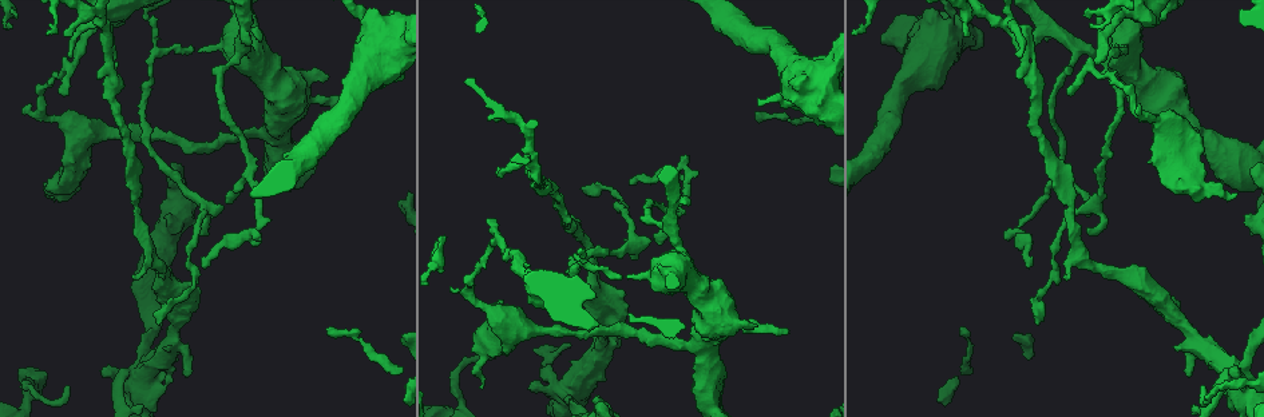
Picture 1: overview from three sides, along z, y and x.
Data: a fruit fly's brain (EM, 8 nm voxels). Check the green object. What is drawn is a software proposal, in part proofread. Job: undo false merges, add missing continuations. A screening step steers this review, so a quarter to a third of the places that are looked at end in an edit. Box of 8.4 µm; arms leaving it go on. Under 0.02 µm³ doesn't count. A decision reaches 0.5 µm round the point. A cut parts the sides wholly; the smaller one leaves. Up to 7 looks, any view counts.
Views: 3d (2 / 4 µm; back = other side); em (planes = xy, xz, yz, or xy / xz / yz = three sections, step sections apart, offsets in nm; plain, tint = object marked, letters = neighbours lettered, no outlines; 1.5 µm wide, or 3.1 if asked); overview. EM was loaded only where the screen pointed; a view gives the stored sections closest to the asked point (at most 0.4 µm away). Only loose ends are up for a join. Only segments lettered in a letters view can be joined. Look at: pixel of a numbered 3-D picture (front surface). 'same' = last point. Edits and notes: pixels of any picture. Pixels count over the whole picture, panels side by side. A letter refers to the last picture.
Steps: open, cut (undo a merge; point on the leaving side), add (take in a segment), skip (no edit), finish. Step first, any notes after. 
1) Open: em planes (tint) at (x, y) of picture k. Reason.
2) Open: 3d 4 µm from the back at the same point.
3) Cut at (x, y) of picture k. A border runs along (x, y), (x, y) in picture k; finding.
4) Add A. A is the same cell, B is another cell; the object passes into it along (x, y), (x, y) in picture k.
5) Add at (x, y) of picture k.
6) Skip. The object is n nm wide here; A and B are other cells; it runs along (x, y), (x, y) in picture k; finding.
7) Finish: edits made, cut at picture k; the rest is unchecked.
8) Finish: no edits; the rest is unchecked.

Open: 3d 4 µm from the back at (1052, 284) of picture 1.

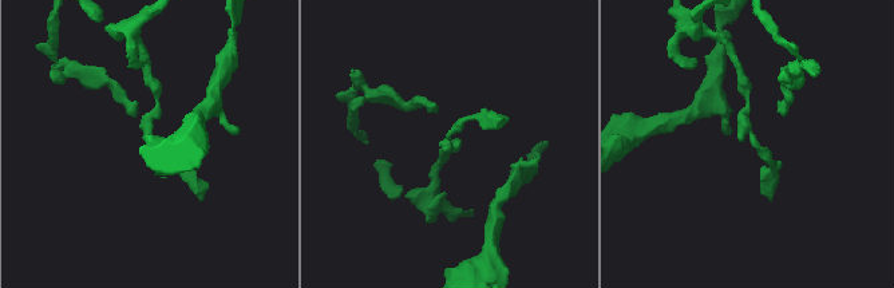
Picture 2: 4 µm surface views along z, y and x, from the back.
Open: em xy step 8 (tint) at (446, 139) of picture 2.

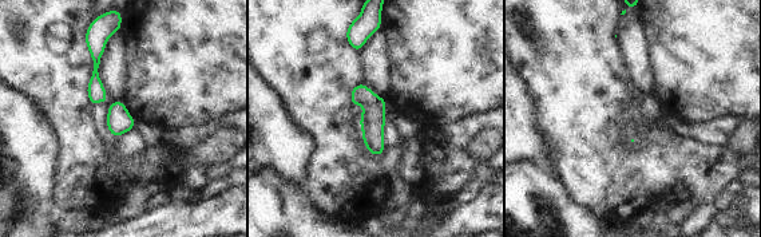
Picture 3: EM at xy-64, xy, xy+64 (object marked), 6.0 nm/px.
Open: em yz step 8 (letters) at the same point.

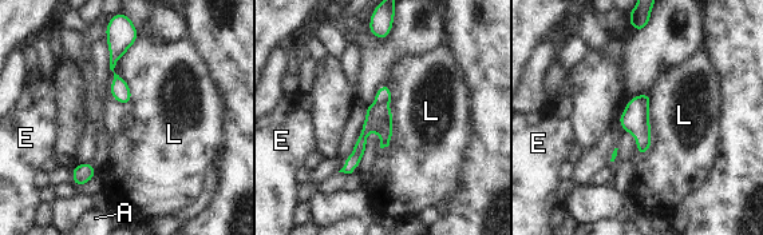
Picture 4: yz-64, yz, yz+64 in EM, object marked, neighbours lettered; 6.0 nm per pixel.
Cut at (635, 119) of picture 4. A, E and L are other cells; a border runs along (639, 96), (647, 110) in picture 4; a second neuron is stuck on.

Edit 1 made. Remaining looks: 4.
Open: 3d 4 µm at (565, 395) of picture 1. Sharp bend.

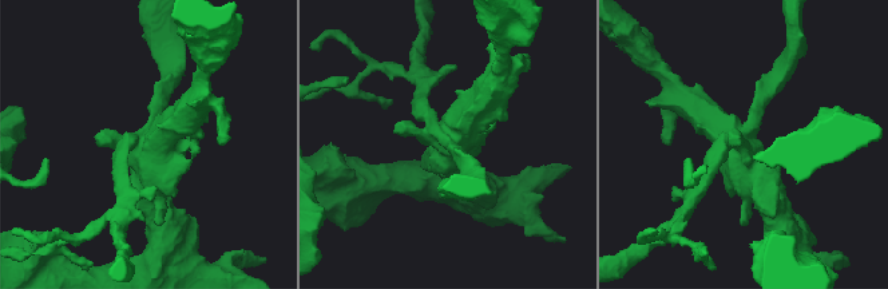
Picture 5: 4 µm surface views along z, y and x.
Open: em 3.1 µm planes (letters) at (453, 138) of picture 5.

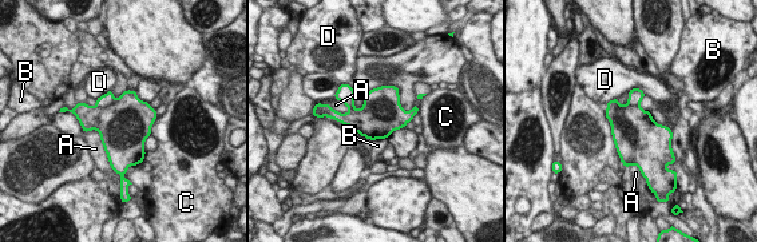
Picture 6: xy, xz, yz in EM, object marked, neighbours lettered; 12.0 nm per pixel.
Cut at (118, 123) of picture 6. The longest contact is with A, 550 nm; A, B, C and D are other cells; two neurons meet here.

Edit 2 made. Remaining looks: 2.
Finish: edits made, cut at picture 4, cut at picture 6; the rest is unchecked.

